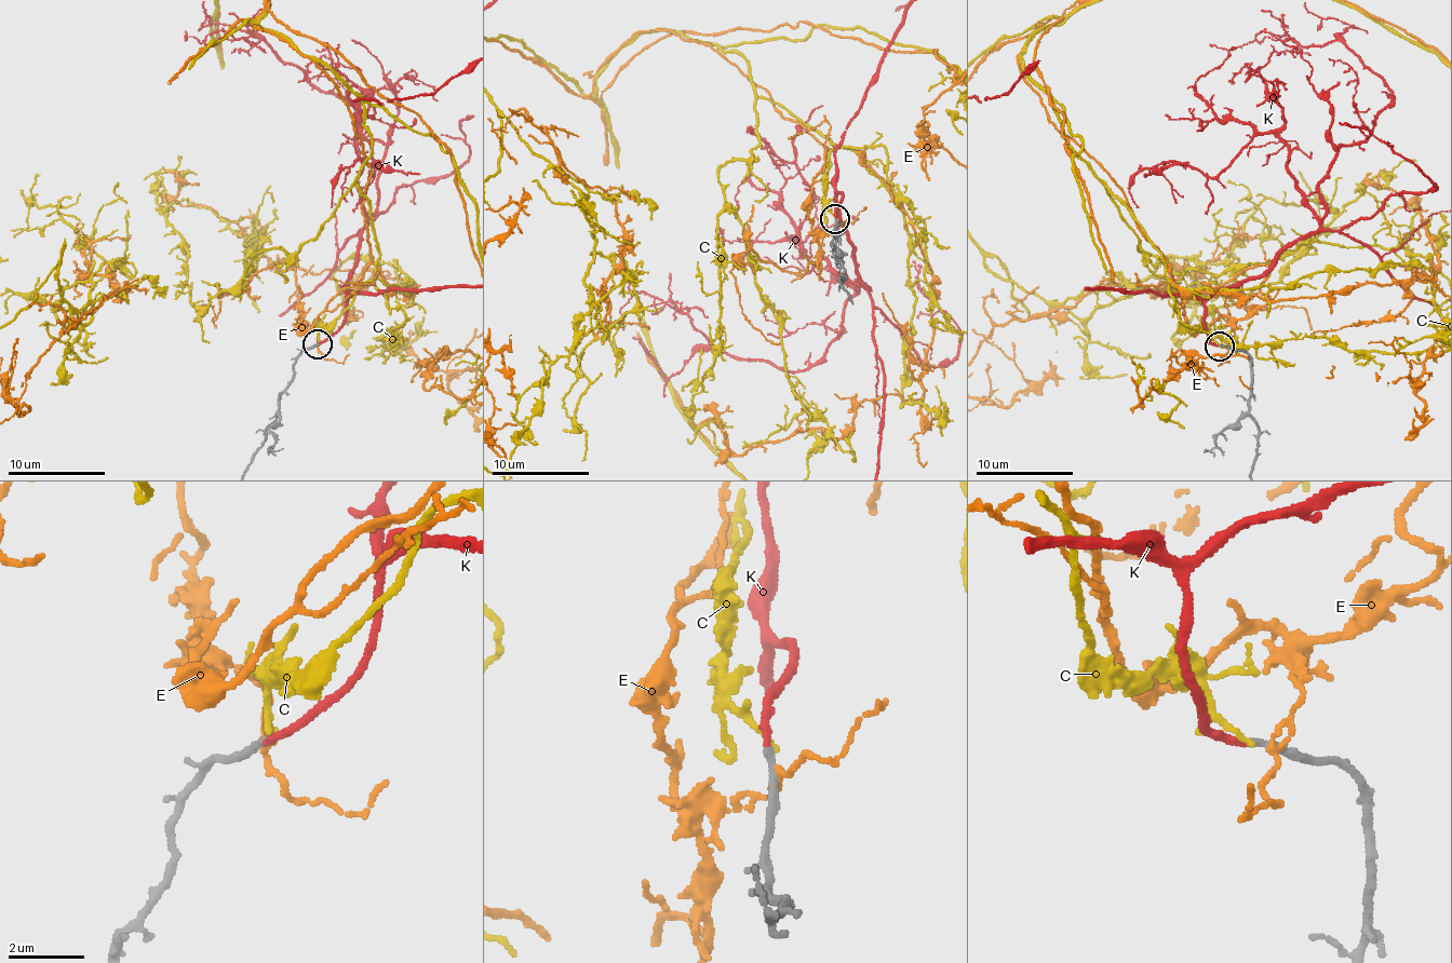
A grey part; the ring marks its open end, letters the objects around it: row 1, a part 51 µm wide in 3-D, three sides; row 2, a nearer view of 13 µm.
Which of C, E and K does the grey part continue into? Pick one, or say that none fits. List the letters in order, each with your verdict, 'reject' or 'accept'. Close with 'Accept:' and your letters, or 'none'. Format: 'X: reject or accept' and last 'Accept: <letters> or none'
C: reject
E: reject
K: accept
Accept: K

